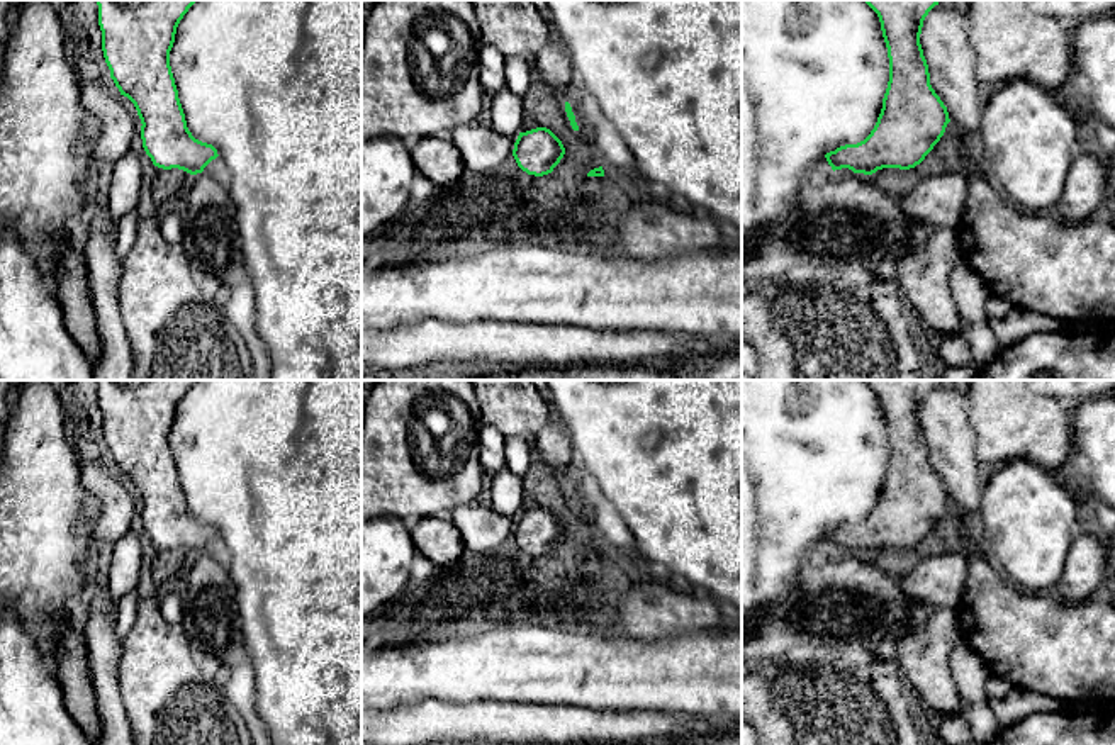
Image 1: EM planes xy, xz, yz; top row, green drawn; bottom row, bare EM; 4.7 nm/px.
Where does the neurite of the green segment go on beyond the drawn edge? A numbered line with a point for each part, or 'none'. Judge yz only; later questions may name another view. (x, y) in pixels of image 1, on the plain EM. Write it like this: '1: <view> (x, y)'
none

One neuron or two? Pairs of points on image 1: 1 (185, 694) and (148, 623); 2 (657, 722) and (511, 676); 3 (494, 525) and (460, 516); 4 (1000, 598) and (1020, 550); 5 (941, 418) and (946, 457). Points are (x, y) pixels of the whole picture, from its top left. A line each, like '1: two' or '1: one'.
1: one
2: one
3: one
4: two
5: one

